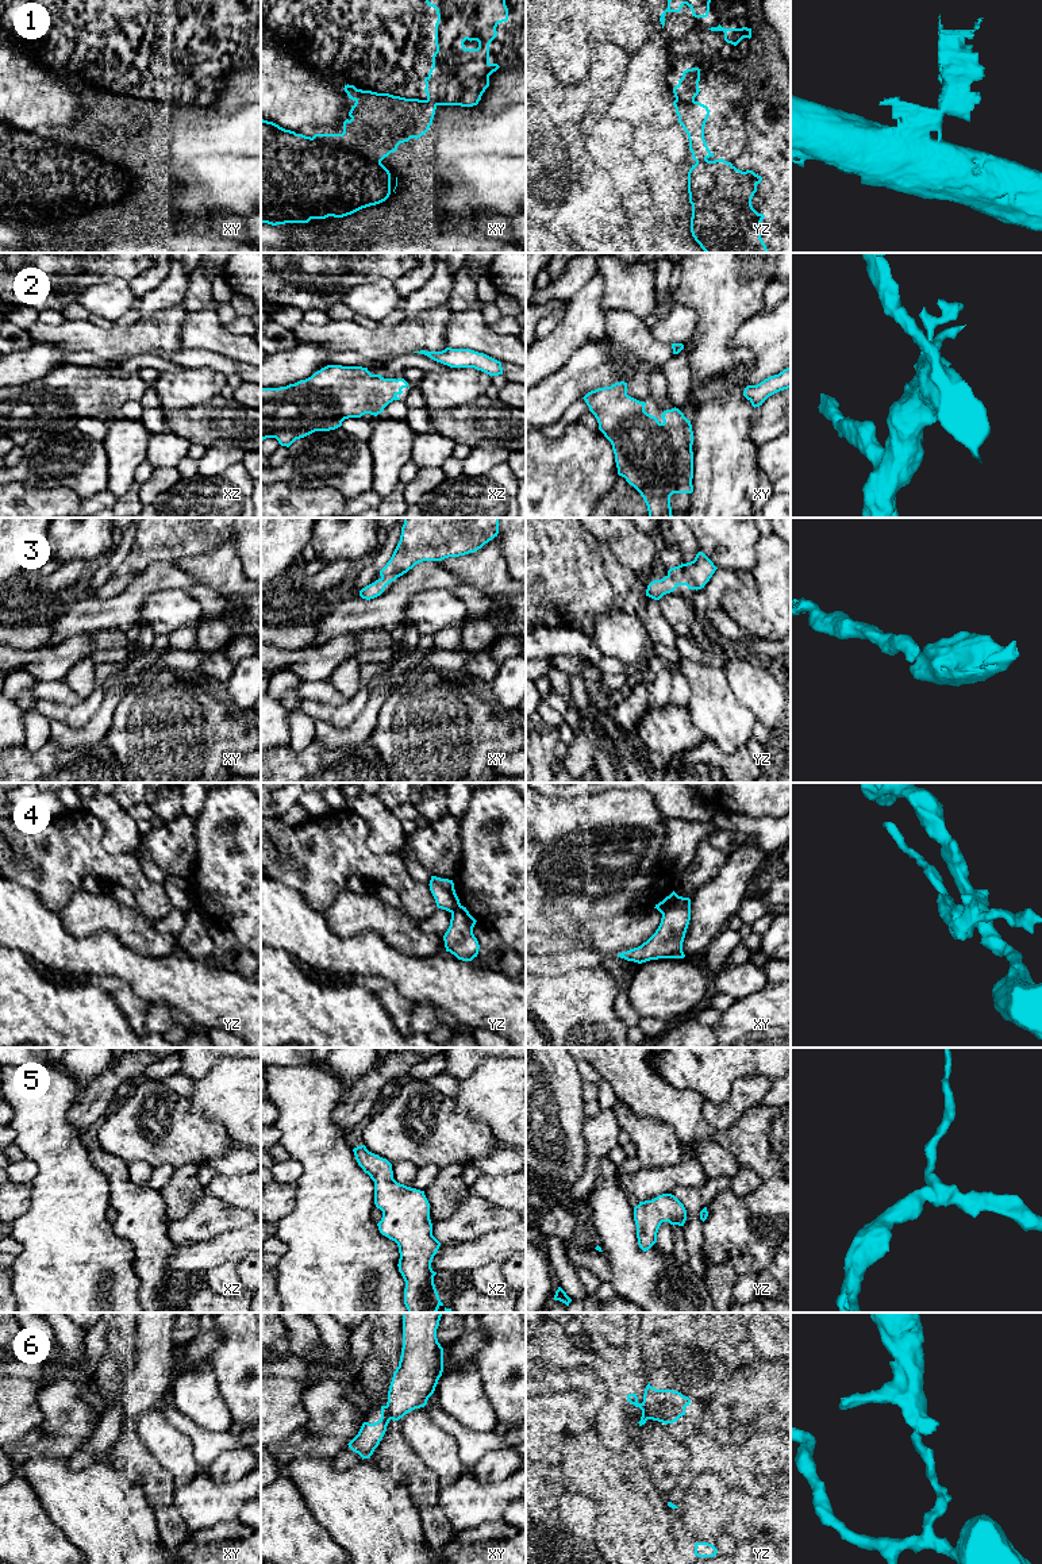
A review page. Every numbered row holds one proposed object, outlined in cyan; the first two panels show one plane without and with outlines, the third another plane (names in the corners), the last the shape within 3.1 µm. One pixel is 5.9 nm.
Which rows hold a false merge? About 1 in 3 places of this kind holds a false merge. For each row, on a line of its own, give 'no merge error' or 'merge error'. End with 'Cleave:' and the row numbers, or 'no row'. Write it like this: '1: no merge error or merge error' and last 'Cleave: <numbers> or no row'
1: merge error
2: no merge error
3: no merge error
4: merge error
5: no merge error
6: merge error
Cleave: 1, 4, 6

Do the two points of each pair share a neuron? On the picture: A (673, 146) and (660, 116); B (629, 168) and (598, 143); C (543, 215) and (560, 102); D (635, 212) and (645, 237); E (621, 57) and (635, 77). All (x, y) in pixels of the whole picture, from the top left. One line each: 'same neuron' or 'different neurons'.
A: different neurons
B: same neuron
C: same neuron
D: same neuron
E: different neurons

